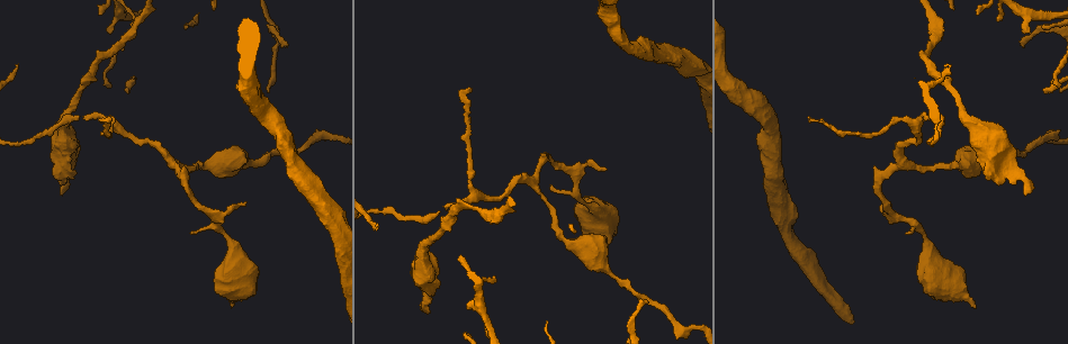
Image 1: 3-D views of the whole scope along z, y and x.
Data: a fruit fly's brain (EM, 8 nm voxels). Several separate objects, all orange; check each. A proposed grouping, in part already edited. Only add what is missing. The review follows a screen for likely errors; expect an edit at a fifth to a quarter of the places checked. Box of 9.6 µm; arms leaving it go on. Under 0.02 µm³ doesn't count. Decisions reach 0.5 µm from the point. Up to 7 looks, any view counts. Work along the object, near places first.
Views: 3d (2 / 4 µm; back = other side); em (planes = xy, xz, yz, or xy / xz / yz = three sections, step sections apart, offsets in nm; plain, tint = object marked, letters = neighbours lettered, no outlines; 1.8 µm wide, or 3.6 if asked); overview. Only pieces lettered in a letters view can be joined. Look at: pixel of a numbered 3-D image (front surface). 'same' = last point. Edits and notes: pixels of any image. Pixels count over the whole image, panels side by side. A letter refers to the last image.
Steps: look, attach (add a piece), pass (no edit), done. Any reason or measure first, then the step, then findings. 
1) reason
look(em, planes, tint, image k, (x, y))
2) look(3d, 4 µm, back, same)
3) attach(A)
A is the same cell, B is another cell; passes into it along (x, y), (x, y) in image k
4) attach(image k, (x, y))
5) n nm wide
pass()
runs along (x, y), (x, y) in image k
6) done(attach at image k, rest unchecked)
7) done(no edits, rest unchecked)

free end
look(3d, 4 µm, image 1, (377, 225))

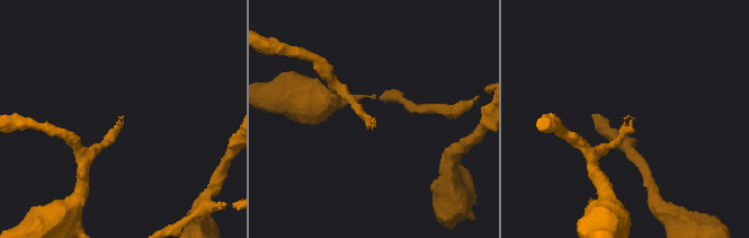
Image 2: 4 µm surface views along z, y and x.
look(em, yz, step 4, tint, image 2, (373, 120))

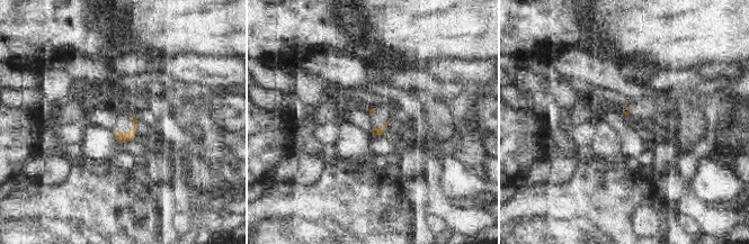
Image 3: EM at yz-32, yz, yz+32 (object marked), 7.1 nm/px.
look(em, planes, letters, same)

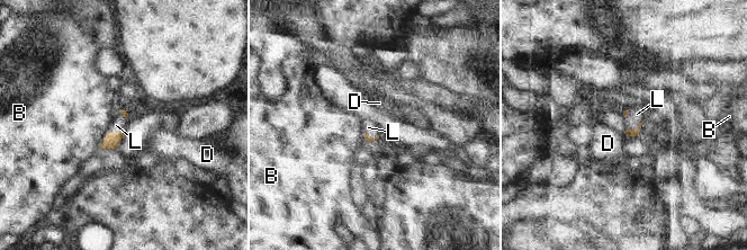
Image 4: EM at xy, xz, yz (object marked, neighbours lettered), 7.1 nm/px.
attach(L)
L is the same cell, B and D are other cells; passes into it along (629, 133), (636, 128), (637, 114) in image 4; the cell continues

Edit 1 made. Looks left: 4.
thin end
look(em, planes, tint, image 1, (462, 258))

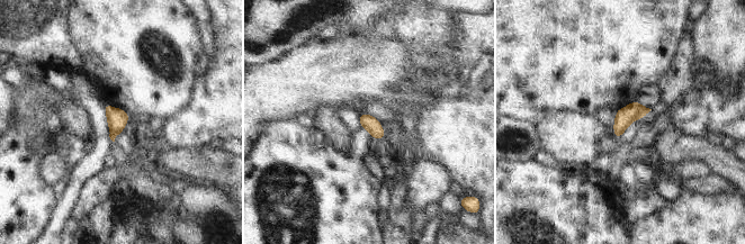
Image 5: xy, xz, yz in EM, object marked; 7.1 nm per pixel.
see the neighbours
look(em, planes, letters, same)

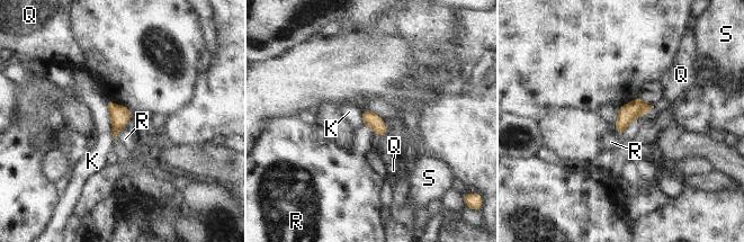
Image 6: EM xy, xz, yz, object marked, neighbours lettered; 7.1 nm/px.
pass()
K, Q, R and S are other cells; border along (646, 114), (616, 134) in image 6; none of them fits

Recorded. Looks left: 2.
branch stops here
look(em, planes, letters, image 1, (646, 299))

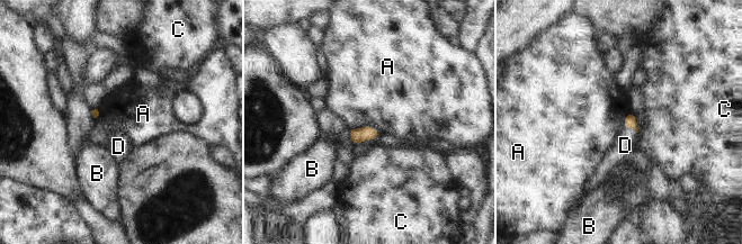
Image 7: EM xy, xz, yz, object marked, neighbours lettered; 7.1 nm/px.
A touches over 240 nm
attach(D)
D is the same cell, A, B and C are other cells; passes into it along (629, 122), (631, 127), (625, 145) in image 7; the cell continues

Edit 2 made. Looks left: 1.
done(attach at image 4, attach at image 7, rest unchecked)

